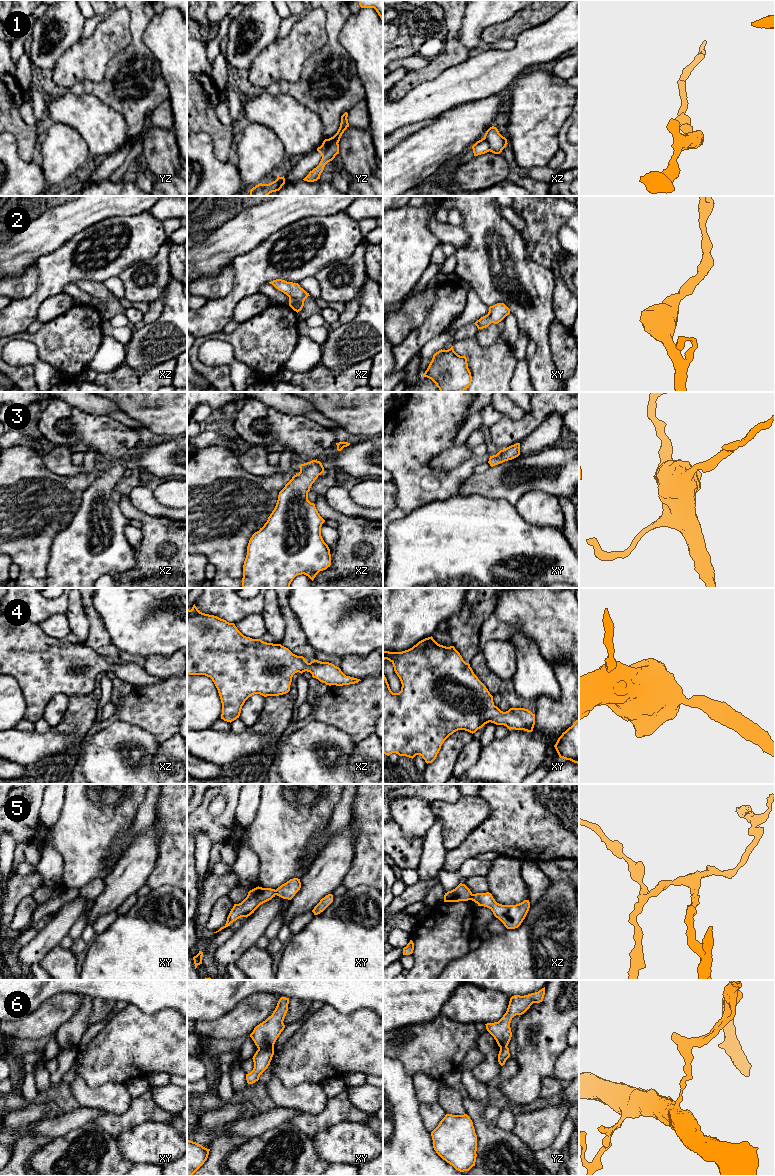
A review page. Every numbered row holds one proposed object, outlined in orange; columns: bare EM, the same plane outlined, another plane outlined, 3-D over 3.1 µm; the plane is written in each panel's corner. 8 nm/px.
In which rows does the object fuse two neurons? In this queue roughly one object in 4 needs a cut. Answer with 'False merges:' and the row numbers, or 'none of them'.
False merges: 1, 5, 6

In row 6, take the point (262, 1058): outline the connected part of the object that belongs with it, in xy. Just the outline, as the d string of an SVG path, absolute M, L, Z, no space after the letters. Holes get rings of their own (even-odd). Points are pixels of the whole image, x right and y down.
M268 1046L256 1051L253 1056L254 1068L246 1074L248 1084L253 1084L259 1080L260 1075L268 1068L274 1055L274 1046Z

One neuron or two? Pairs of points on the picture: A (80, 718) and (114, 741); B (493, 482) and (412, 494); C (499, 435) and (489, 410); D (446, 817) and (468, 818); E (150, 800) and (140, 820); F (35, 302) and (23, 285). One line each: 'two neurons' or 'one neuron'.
A: two neurons
B: two neurons
C: two neurons
D: one neuron
E: one neuron
F: two neurons

